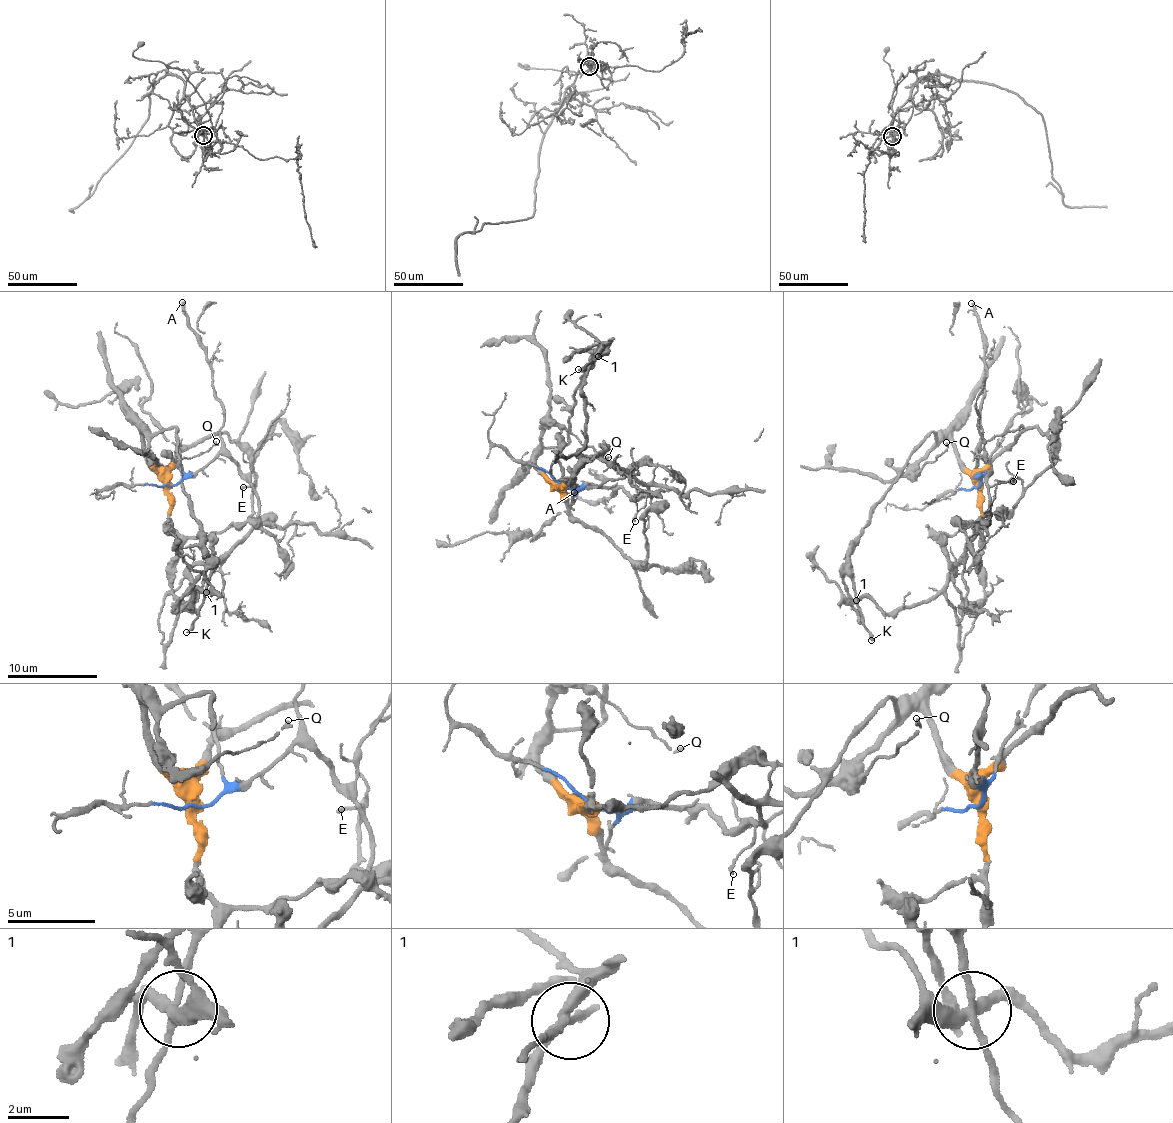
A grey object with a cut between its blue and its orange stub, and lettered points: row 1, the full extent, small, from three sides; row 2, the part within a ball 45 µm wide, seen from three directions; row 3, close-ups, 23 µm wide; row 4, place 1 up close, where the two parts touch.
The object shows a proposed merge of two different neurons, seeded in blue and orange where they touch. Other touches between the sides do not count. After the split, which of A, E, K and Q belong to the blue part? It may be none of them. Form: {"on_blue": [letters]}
{"on_blue": ["A", "E"]}

